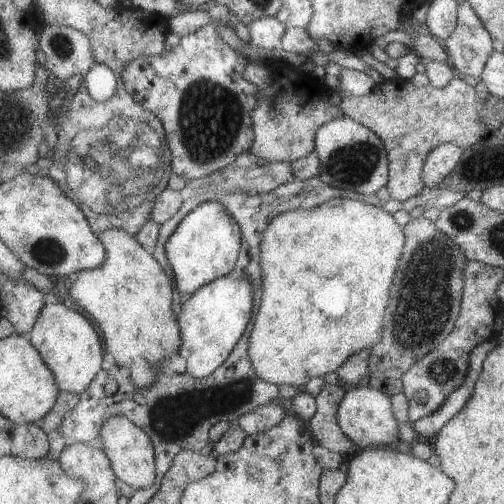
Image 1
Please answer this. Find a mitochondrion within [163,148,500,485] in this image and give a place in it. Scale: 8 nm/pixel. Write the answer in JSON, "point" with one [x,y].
{"point":[425,310]}

